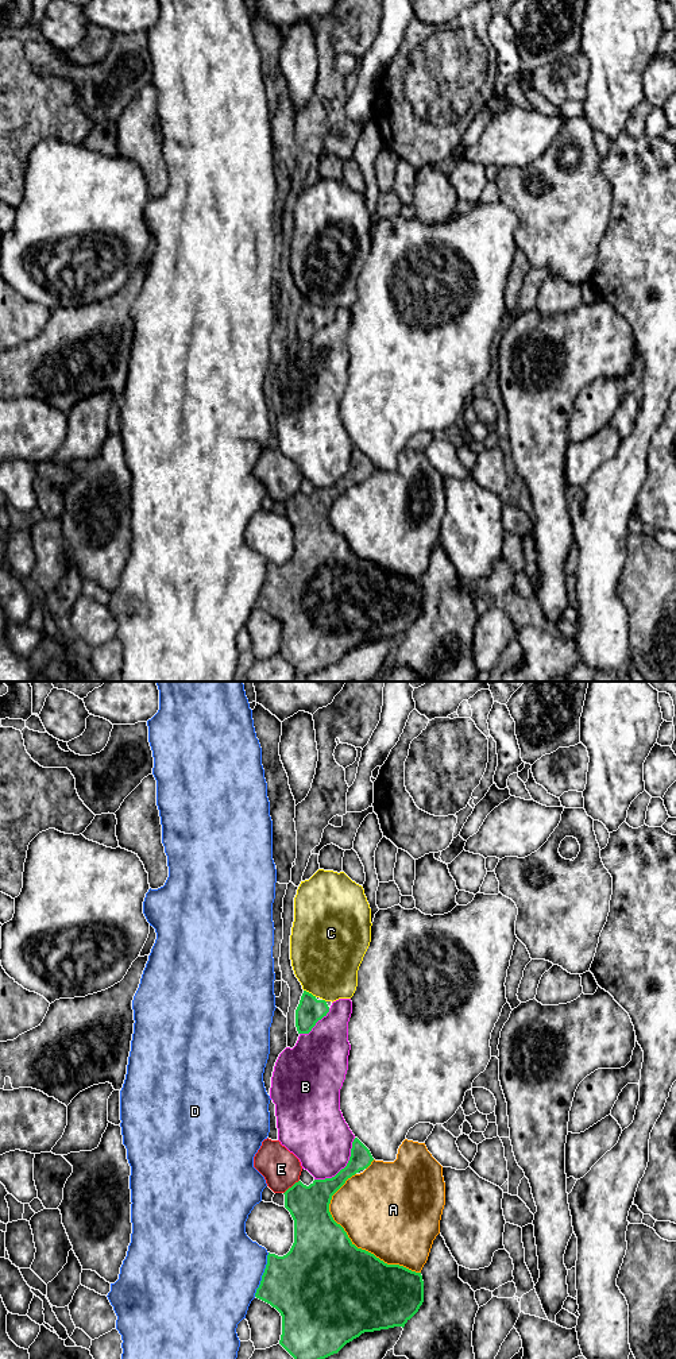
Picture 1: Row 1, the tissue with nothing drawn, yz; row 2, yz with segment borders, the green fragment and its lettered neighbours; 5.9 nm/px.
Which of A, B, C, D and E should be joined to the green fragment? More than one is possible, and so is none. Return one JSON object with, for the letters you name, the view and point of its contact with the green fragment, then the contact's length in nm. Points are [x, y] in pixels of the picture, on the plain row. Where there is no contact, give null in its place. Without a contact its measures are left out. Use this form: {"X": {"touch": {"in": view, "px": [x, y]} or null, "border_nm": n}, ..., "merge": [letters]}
{"merge": []}

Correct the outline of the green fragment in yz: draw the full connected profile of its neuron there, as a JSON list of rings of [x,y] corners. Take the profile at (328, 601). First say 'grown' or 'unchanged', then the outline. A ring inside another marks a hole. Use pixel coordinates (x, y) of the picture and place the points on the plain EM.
unchanged; [[[355,447],[347,475],[335,486],[314,489],[309,495],[298,490],[283,502],[285,517],[294,529],[294,552],[283,565],[269,561],[255,606],[281,622],[279,653],[294,667],[295,675],[309,675],[337,663],[364,641],[403,637],[424,611],[421,582],[387,574],[358,557],[329,521],[332,505],[372,470],[370,459]]]

